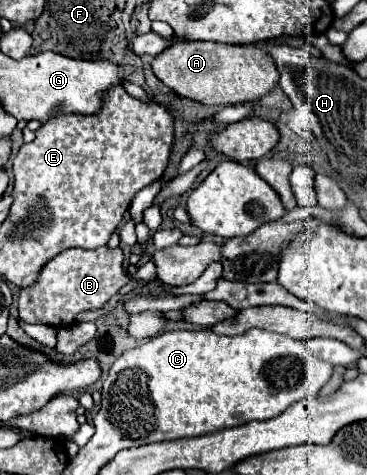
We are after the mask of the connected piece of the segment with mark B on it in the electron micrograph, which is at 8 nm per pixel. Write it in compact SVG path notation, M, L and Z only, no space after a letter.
M104 245L92 251L86 249L62 251L52 259L52 263L46 263L34 287L20 291L18 297L20 319L52 327L70 327L76 321L78 313L102 309L126 283L132 281L122 269L122 261L124 255L120 247L108 249Z

